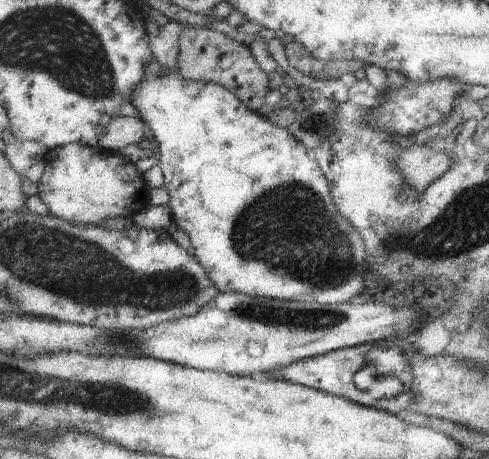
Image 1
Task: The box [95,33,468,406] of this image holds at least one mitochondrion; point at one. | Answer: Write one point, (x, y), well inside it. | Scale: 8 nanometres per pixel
(258, 234)

